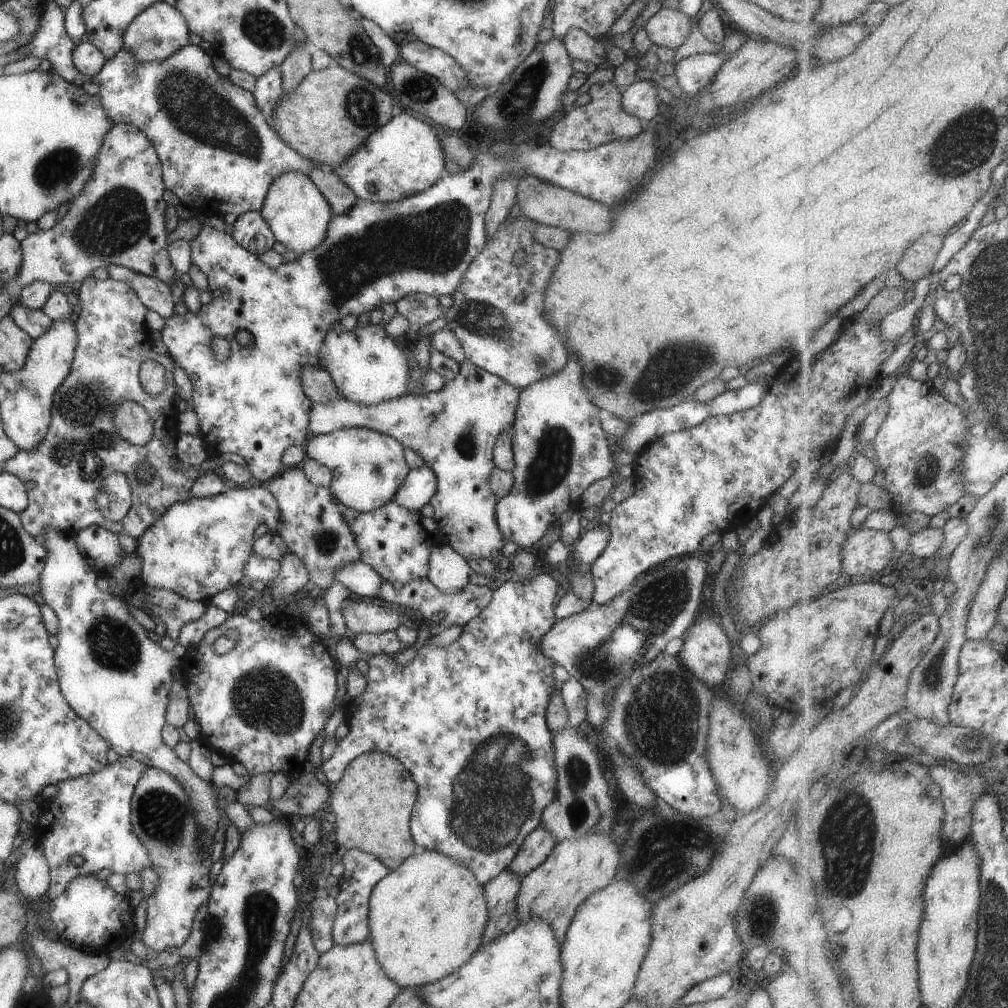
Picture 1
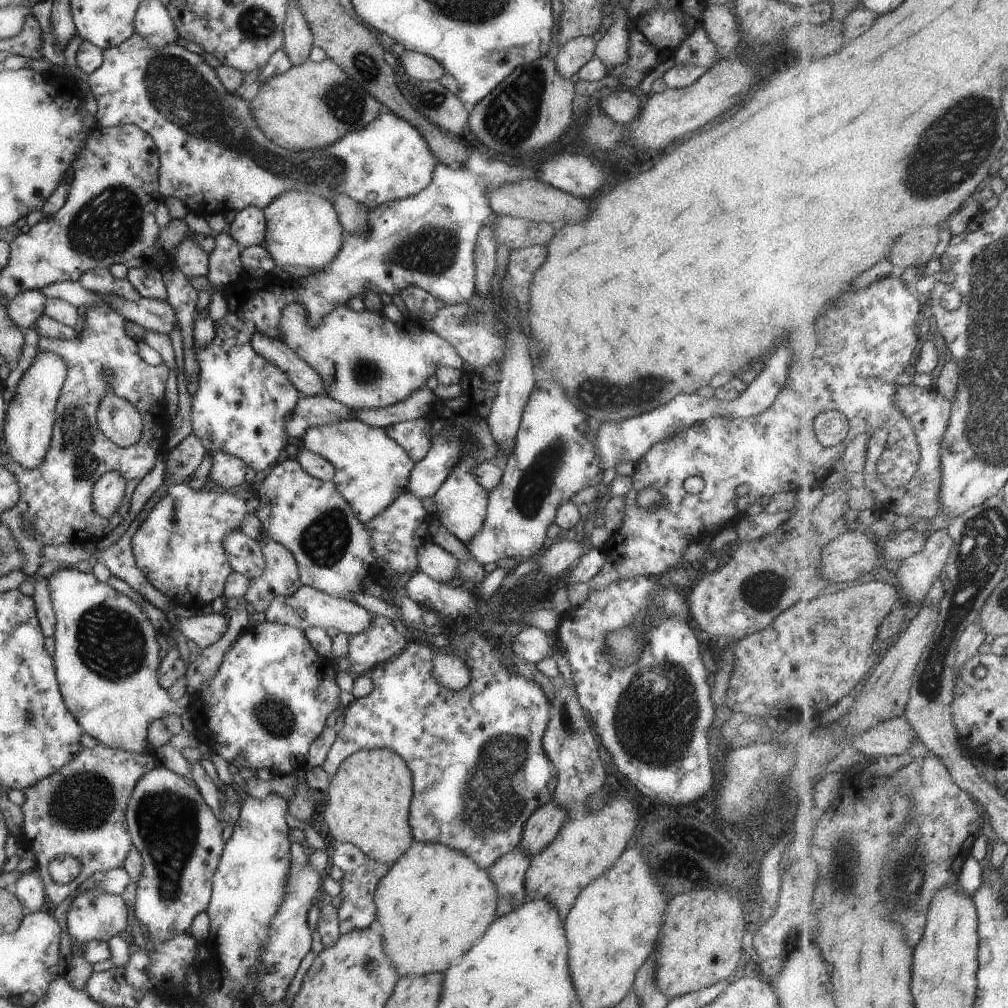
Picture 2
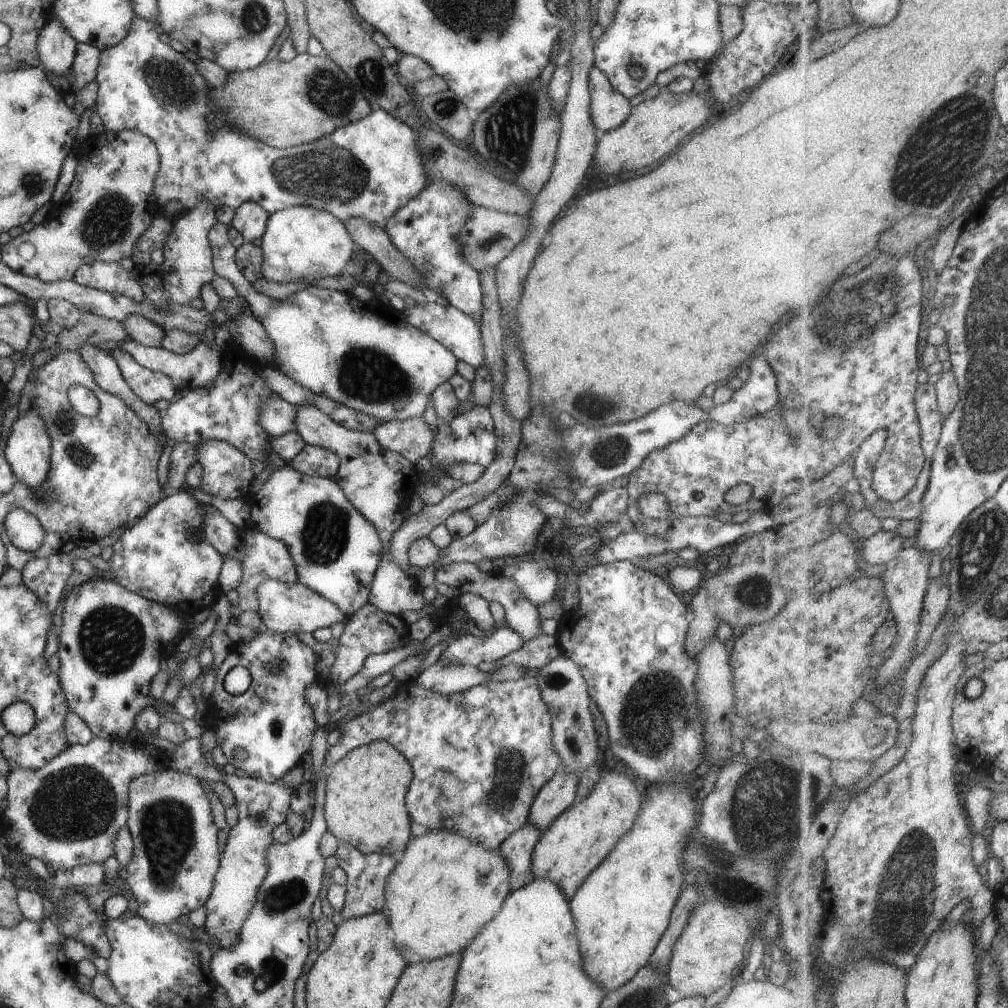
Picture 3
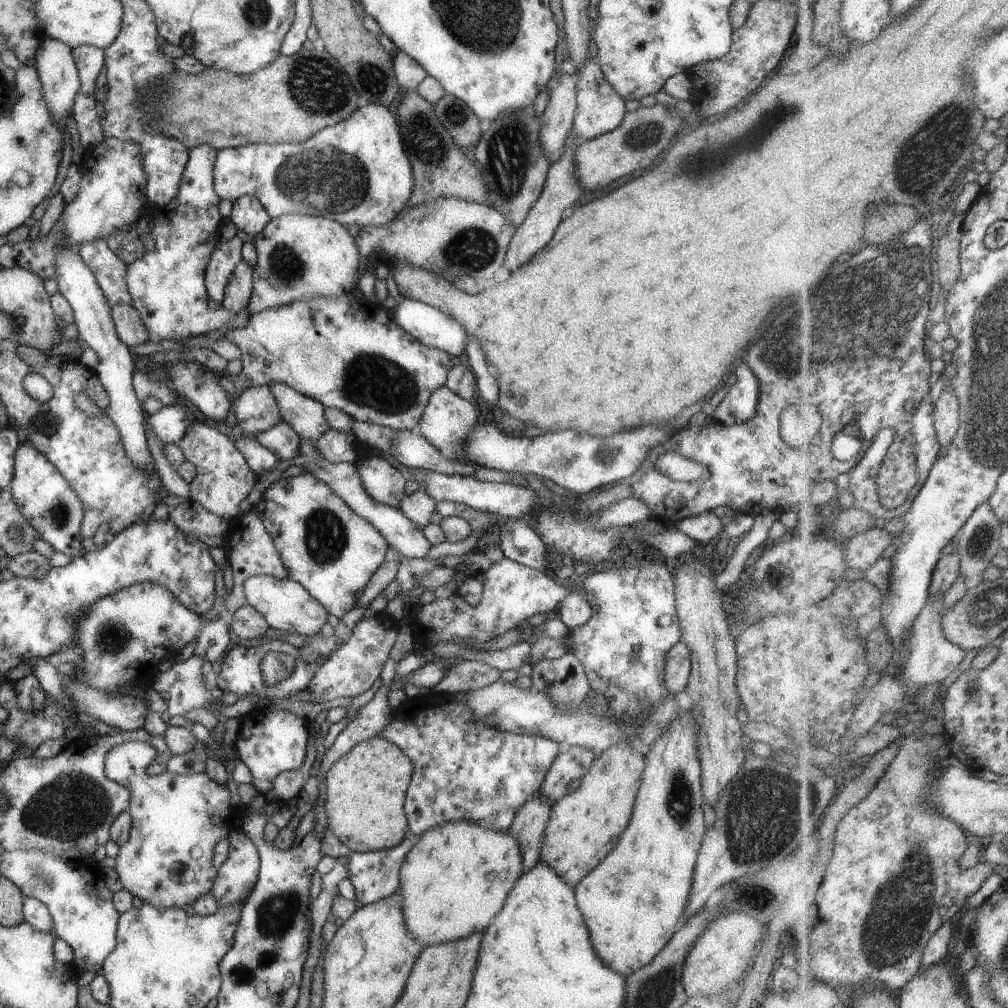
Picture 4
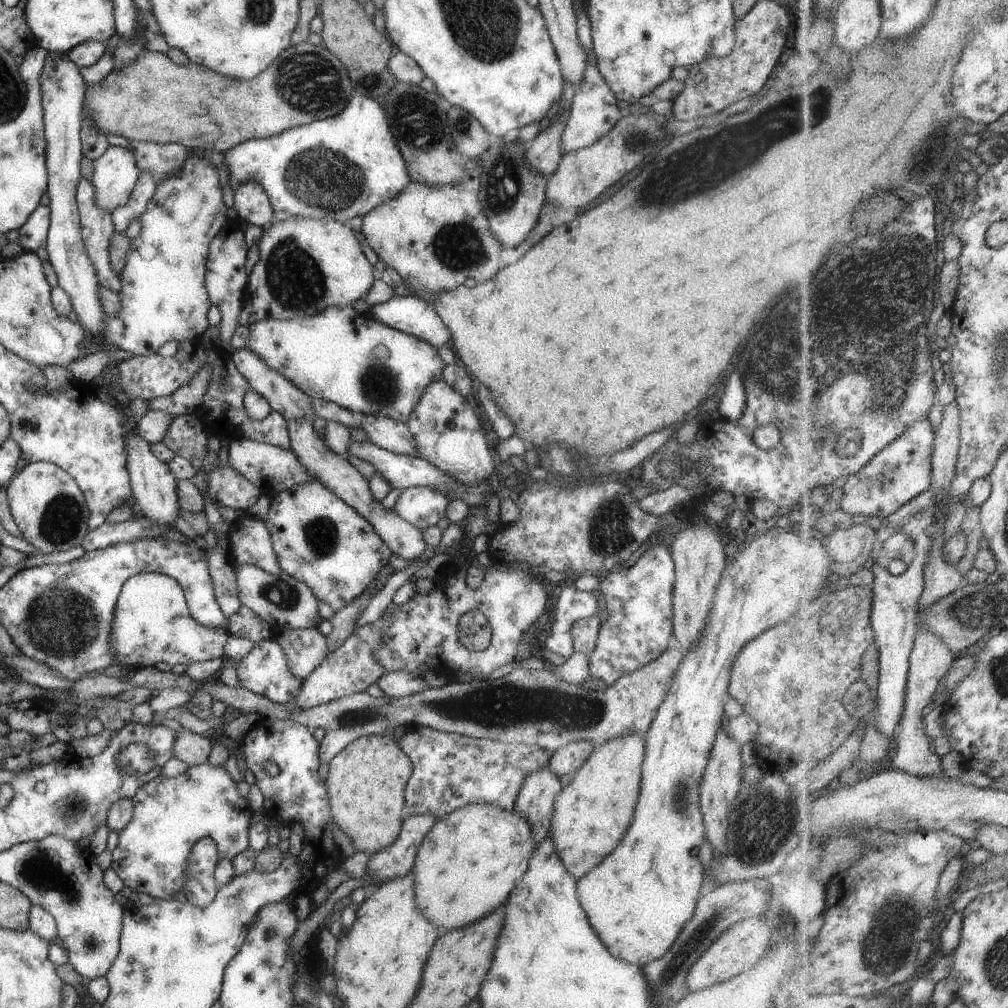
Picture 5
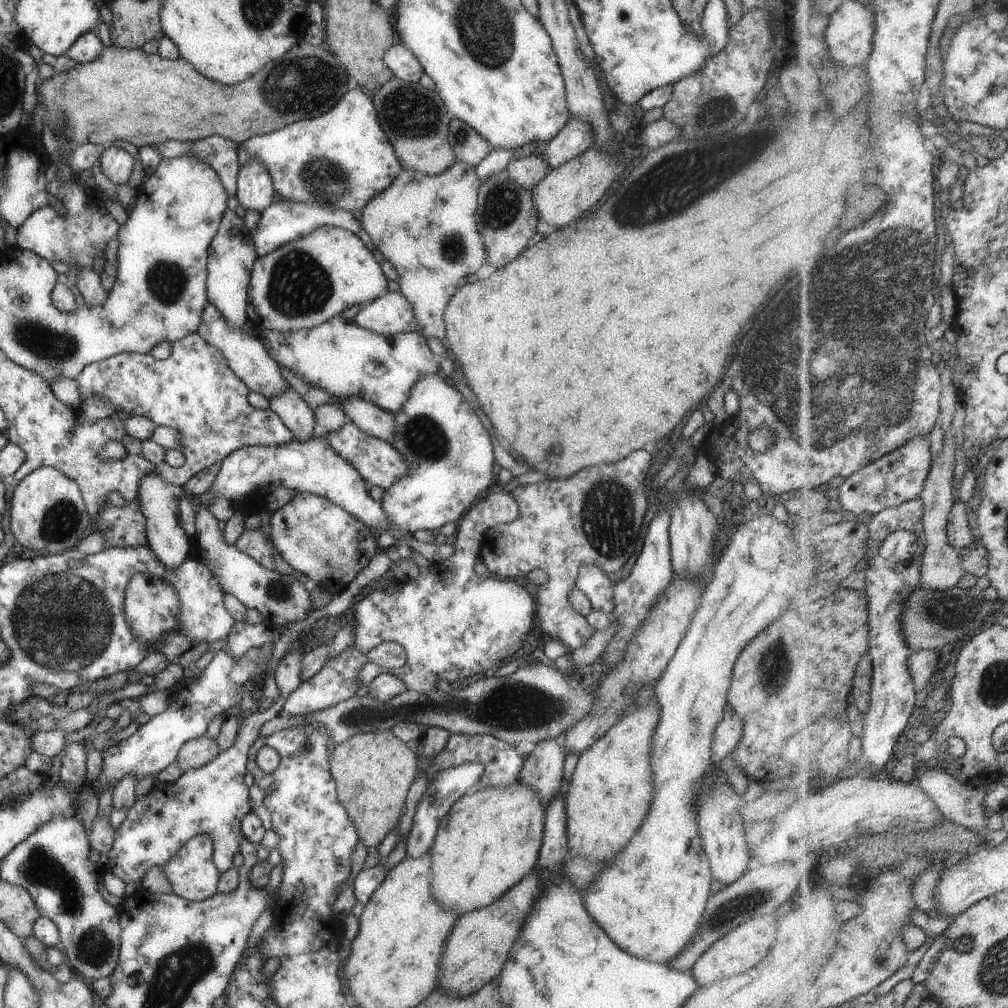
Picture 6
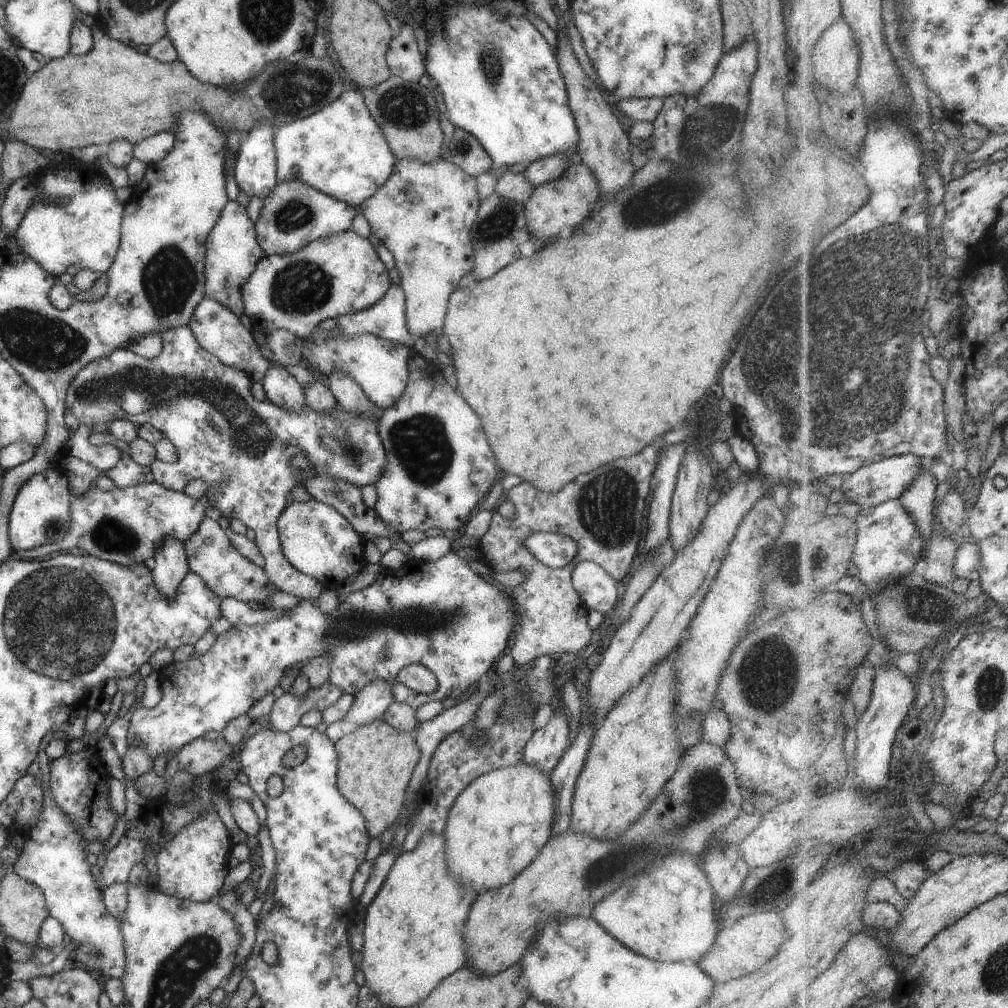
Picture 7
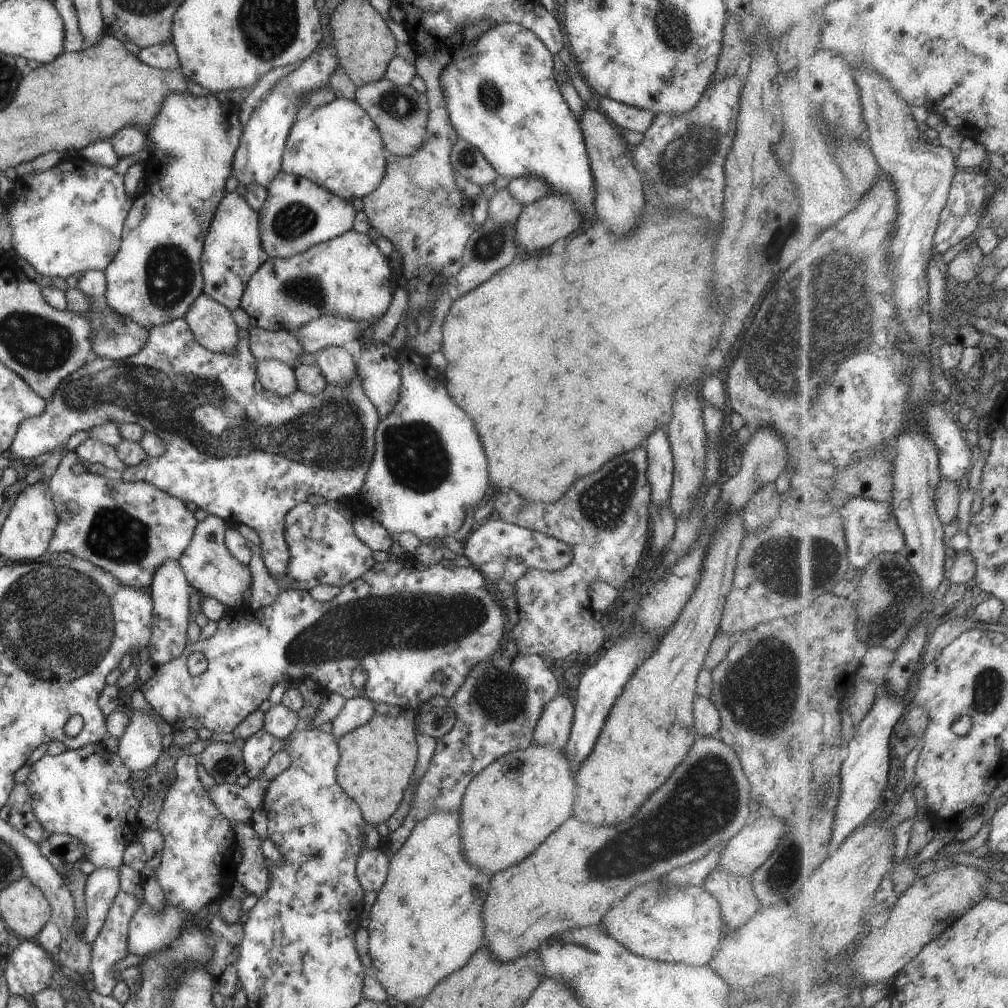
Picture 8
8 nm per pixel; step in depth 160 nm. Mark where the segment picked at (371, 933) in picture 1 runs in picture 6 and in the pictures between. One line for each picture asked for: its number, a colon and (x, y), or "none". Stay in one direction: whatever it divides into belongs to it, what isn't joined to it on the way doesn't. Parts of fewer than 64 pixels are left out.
2: (433, 903)
3: (443, 890)
4: (454, 879)
5: (469, 860)
6: (489, 839)

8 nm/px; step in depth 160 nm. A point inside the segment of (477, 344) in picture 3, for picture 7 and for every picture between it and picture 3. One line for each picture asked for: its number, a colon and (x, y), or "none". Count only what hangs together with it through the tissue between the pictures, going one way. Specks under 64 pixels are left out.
4: (431, 327)
5: (410, 314)
6: (390, 313)
7: (385, 318)

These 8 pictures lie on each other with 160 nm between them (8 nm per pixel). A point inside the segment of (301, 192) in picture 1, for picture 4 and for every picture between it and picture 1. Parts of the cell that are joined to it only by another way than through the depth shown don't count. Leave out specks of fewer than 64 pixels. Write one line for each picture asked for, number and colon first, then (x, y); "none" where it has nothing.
2: (302, 229)
3: (300, 242)
4: (298, 256)

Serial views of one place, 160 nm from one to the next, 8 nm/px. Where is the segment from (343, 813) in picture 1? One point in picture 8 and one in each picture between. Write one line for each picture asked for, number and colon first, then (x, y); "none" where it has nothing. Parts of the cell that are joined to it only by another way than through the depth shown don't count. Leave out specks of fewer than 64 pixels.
2: (366, 804)
3: (364, 805)
4: (365, 788)
5: (365, 781)
6: (372, 771)
7: (374, 764)
8: (375, 760)

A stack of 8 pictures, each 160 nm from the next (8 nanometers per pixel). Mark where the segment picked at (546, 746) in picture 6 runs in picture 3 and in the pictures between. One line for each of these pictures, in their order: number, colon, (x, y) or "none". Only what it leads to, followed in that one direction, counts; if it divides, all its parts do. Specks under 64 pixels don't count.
3: (515, 850)
4: (527, 826)
5: (534, 800)

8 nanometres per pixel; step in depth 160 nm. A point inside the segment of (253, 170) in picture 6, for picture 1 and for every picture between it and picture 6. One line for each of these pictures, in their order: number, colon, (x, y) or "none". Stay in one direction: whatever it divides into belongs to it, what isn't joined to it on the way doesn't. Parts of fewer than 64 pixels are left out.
1: (250, 230)
2: (248, 227)
3: (249, 219)
4: (247, 214)
5: (251, 204)

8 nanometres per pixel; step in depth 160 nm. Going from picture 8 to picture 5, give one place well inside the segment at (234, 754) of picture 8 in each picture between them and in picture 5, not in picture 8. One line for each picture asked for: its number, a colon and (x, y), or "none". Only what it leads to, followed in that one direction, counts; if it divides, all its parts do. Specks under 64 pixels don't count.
5: (191, 748)
6: (193, 753)
7: (199, 757)

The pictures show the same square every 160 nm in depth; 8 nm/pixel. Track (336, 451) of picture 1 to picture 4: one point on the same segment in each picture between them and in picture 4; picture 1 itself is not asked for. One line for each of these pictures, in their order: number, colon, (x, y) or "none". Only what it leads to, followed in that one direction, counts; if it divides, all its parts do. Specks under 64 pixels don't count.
2: (370, 469)
3: (378, 482)
4: (383, 483)

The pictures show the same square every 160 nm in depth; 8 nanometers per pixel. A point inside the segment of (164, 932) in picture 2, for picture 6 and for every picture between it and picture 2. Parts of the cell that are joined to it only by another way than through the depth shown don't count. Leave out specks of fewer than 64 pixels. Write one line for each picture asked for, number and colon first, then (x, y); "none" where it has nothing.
3: (174, 858)
4: (175, 820)
5: (170, 814)
6: (211, 799)

